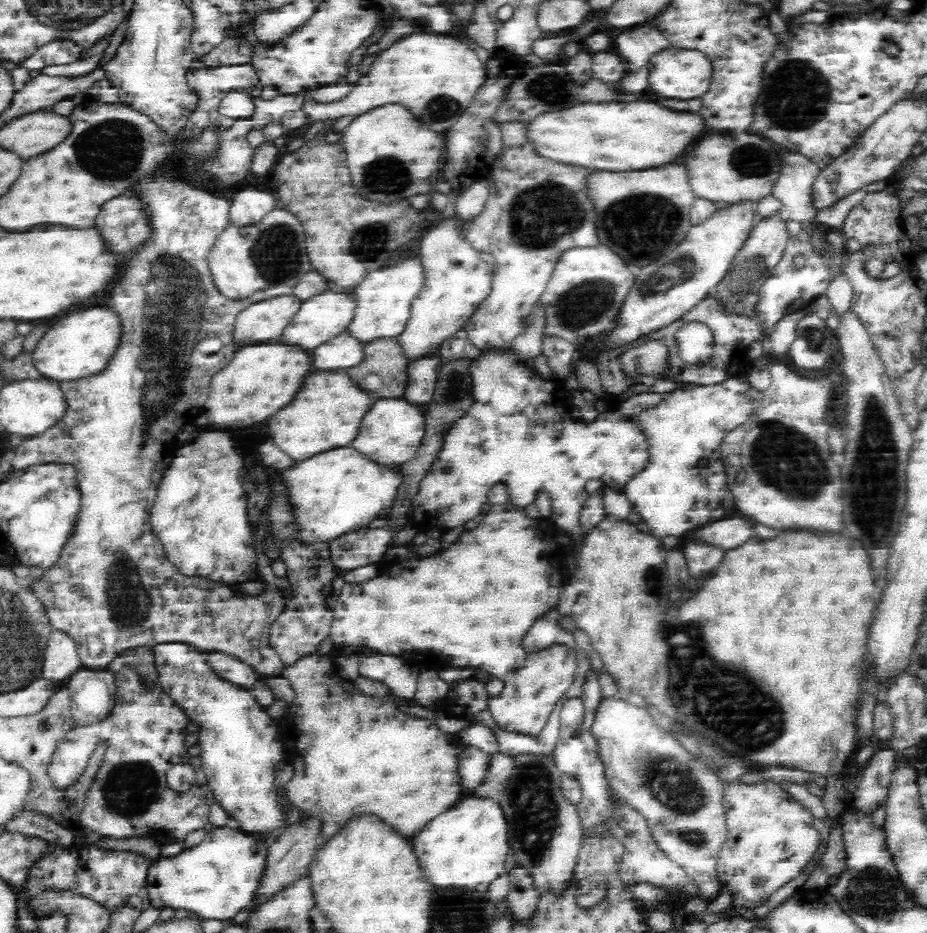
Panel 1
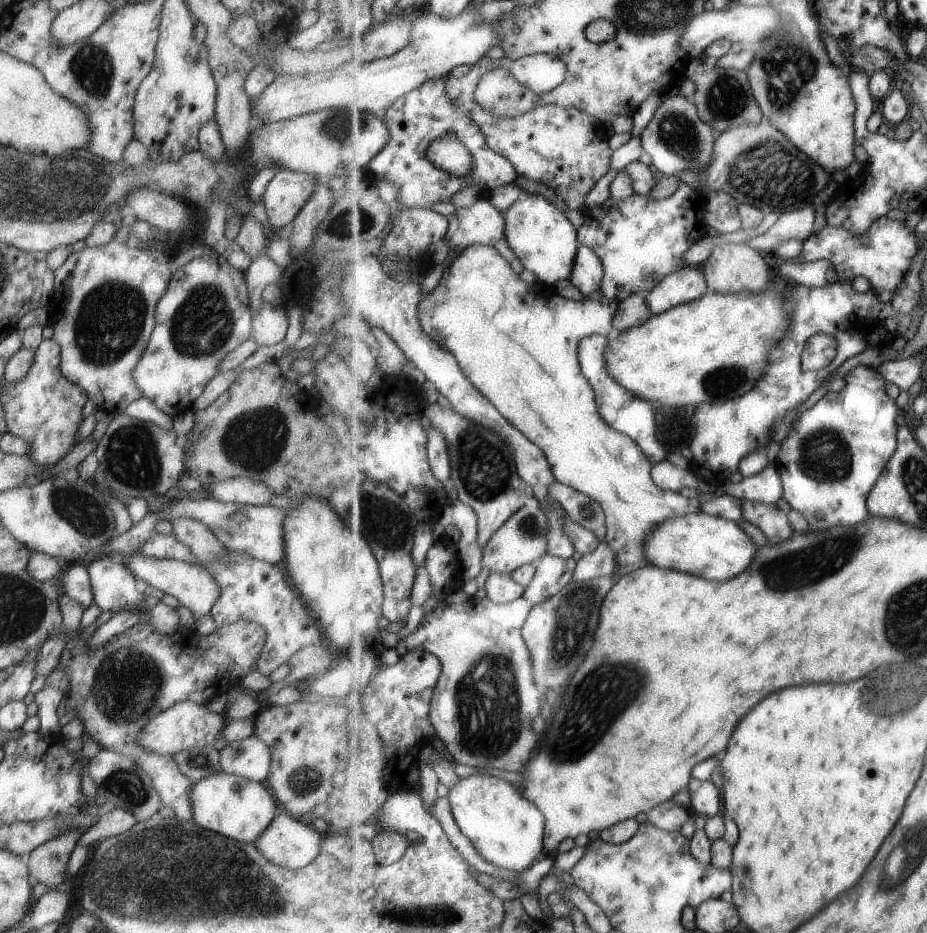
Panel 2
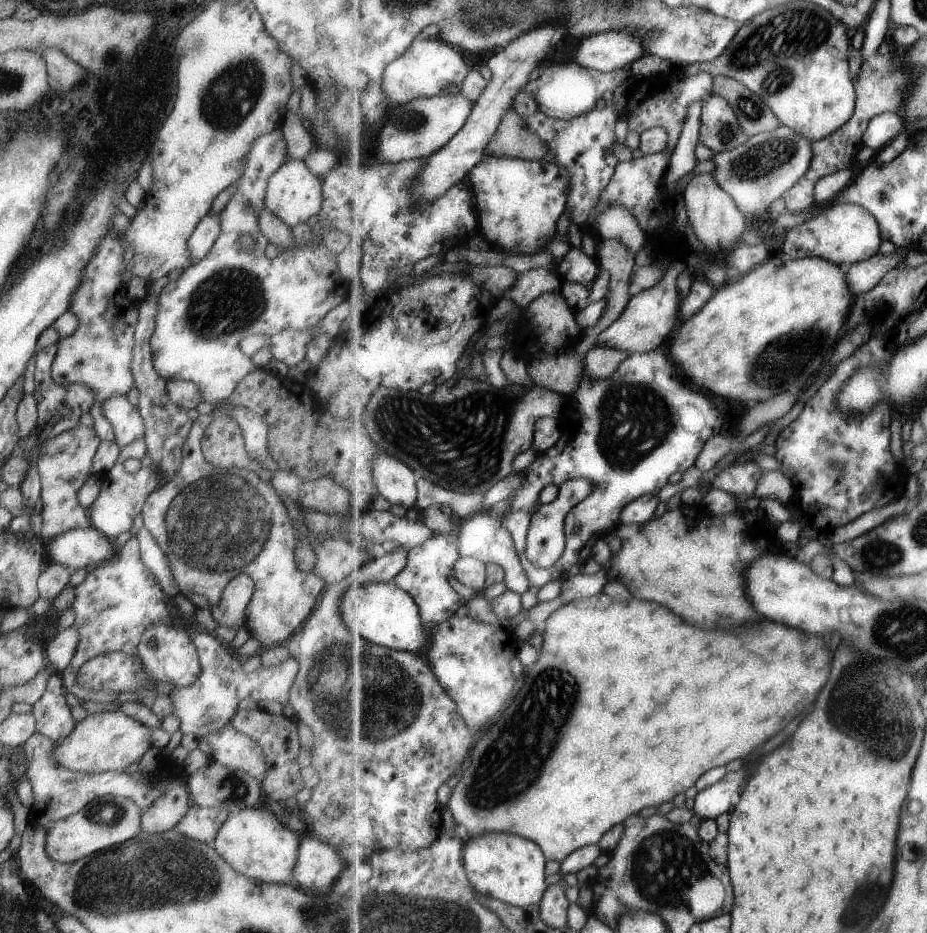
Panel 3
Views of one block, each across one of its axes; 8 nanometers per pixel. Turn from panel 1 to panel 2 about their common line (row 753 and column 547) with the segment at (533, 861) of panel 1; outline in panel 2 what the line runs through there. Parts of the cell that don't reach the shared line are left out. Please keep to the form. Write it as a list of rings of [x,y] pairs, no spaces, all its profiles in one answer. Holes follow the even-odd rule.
[[[535,496],[521,510],[518,510],[509,518],[484,546],[484,568],[488,568],[490,573],[497,572],[511,575],[523,565],[531,564],[534,560],[541,559],[547,553],[546,528],[549,528],[547,514],[543,512],[538,496]]]

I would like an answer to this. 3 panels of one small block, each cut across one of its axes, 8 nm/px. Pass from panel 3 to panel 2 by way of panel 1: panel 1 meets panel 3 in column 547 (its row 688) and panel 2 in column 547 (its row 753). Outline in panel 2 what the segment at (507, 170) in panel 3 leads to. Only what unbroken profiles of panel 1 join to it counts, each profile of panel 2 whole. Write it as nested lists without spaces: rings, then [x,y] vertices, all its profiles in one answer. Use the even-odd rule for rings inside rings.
[[[523,192],[523,196],[509,210],[506,210],[505,236],[537,280],[547,285],[554,285],[559,280],[570,280],[575,262],[577,262],[580,242],[578,230],[567,218],[566,211],[559,210],[553,202],[538,193]]]

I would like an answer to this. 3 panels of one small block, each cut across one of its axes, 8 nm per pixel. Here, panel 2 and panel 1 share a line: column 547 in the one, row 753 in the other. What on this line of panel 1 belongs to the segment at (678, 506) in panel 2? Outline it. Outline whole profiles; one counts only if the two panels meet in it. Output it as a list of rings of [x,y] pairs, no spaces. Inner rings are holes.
[[[324,652],[314,653],[305,657],[302,657],[298,662],[287,666],[281,674],[288,682],[290,682],[291,687],[295,693],[295,700],[290,703],[289,712],[284,718],[278,721],[280,732],[282,733],[282,741],[285,748],[285,759],[294,768],[294,775],[284,788],[286,788],[286,796],[288,796],[287,808],[298,808],[301,812],[301,821],[308,819],[316,819],[318,825],[320,825],[319,836],[319,846],[314,850],[314,854],[318,854],[322,850],[321,846],[328,844],[330,840],[334,838],[334,835],[345,826],[349,820],[352,820],[358,816],[362,815],[372,815],[376,818],[380,818],[382,822],[386,822],[390,828],[394,828],[400,836],[403,838],[410,838],[414,834],[418,834],[424,824],[428,820],[432,820],[434,816],[450,810],[460,798],[462,798],[462,792],[464,789],[460,787],[460,781],[458,781],[458,773],[456,773],[456,758],[458,758],[458,752],[460,752],[460,742],[457,741],[457,737],[454,734],[446,733],[442,734],[442,730],[436,728],[436,722],[430,722],[426,718],[414,718],[408,715],[410,720],[406,720],[404,724],[398,722],[398,718],[404,718],[406,714],[401,712],[396,708],[394,704],[394,698],[392,695],[382,696],[382,698],[374,698],[374,696],[364,696],[362,692],[357,690],[356,687],[350,688],[350,682],[348,684],[335,683],[333,681],[339,679],[338,671],[336,670],[336,664],[329,657],[326,657]]]

